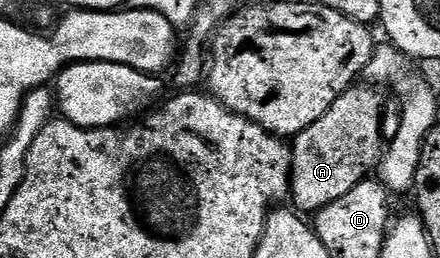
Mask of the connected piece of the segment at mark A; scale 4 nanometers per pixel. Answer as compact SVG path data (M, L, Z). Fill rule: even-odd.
M355 84L350 89L345 90L336 100L336 104L332 104L332 108L328 108L328 112L324 112L324 116L320 116L320 120L316 120L316 124L304 128L304 132L294 135L292 139L292 145L289 147L289 197L292 202L294 198L295 204L293 203L293 205L303 215L313 215L315 212L323 210L328 204L332 204L332 200L340 200L340 196L348 196L348 192L352 192L352 188L356 188L356 184L367 181L369 174L366 173L373 166L375 169L376 163L383 153L382 94L378 91L381 89L374 84L362 85Z

